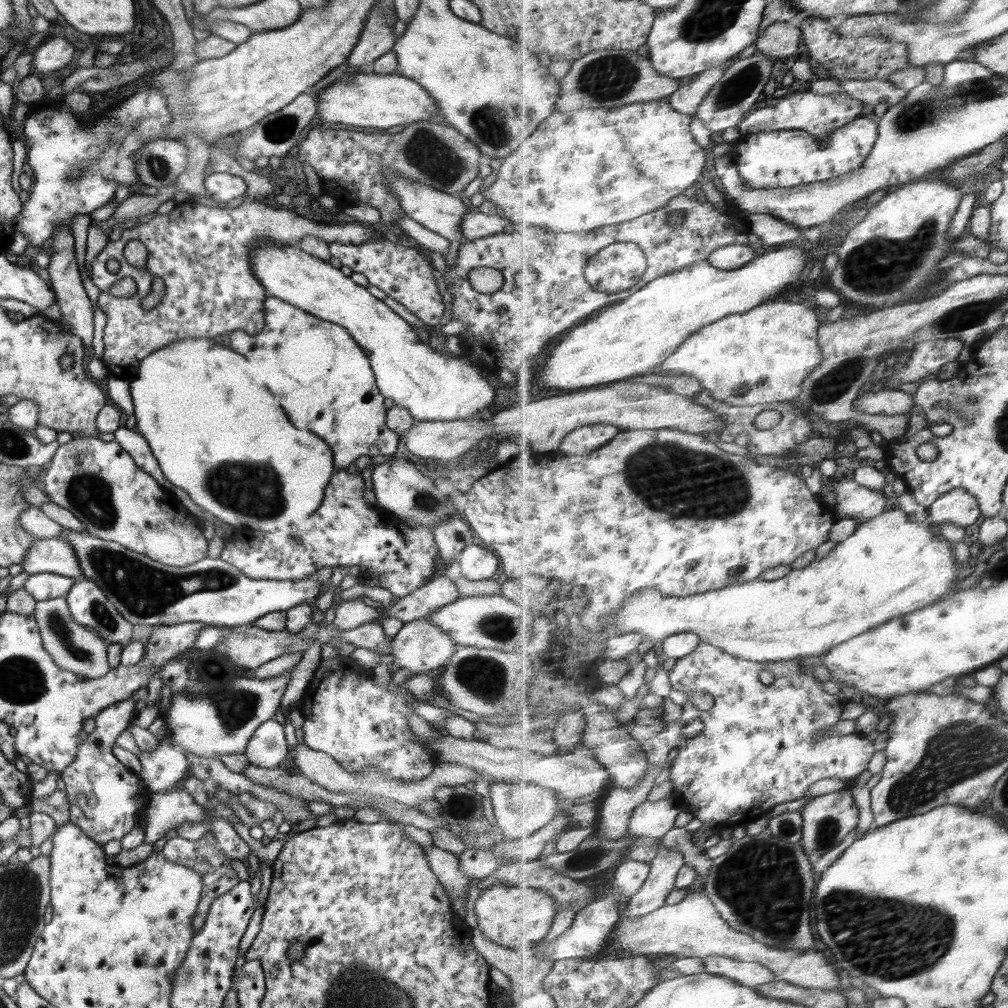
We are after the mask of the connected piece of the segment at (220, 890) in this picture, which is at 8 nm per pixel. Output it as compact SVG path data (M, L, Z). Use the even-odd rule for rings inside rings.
M211 830L197 841L189 841L179 836L172 838L166 842L161 853L168 861L190 868L202 878L202 896L200 896L200 903L198 903L198 907L196 908L196 915L194 919L192 919L193 932L196 934L202 928L204 921L206 921L210 906L217 896L232 890L232 888L240 882L236 871L234 871L230 865L230 861L232 860L228 859L228 857L220 851L218 841L216 841Z

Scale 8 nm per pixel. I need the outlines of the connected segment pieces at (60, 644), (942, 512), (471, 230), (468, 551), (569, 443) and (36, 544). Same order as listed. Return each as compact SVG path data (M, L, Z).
M65 596L36 601L33 615L39 626L44 650L59 668L73 672L75 675L80 674L86 679L102 678L108 674L111 668L107 659L107 643L102 637L72 618Z
M964 487L948 492L948 495L941 497L928 510L928 522L936 525L949 522L965 527L972 526L983 515L978 498Z
M468 211L461 222L461 232L463 232L462 242L484 238L486 236L502 233L510 229L510 221L497 213L494 216L483 212Z
M474 543L462 550L459 564L461 573L470 580L492 579L498 570L498 558L490 549L484 549Z
M594 424L574 430L562 443L561 452L566 455L587 455L606 447L608 443L615 440L620 434L621 429L614 424Z
M62 537L35 539L21 565L29 575L54 573L71 579L82 576L72 545Z

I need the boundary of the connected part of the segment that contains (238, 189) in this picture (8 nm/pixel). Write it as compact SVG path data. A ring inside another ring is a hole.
M226 172L210 174L205 178L204 184L210 198L230 205L242 200L247 189L243 178Z

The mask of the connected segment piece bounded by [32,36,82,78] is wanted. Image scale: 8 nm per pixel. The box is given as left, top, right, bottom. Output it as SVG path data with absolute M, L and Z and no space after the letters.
M56 36L56 38L49 37L44 40L34 51L34 58L32 64L38 71L41 78L47 74L52 74L56 70L64 68L72 58L74 58L74 50L78 44L70 44L68 40Z

